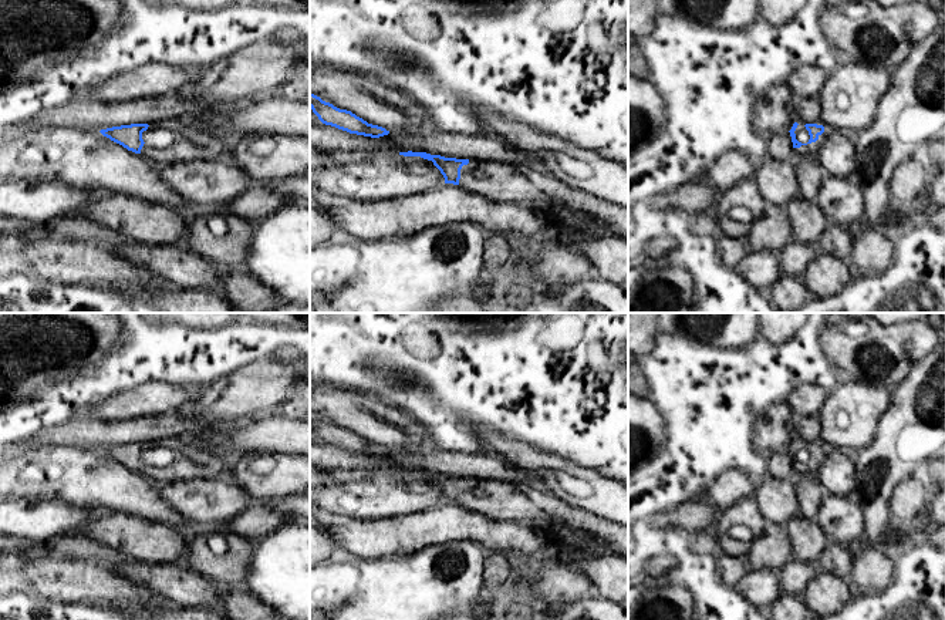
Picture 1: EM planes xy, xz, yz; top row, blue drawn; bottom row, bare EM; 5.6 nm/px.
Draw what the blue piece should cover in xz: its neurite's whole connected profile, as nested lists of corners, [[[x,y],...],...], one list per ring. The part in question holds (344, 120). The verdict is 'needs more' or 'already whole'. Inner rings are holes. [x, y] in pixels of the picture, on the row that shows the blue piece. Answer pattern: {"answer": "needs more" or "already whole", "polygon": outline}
{"answer": "already whole", "polygon": [[[310,94],[310,108],[323,124],[335,127],[350,134],[371,138],[379,138],[389,134],[389,131],[387,131],[385,128],[368,124],[351,111],[340,109],[333,104],[323,101],[314,94]]]}

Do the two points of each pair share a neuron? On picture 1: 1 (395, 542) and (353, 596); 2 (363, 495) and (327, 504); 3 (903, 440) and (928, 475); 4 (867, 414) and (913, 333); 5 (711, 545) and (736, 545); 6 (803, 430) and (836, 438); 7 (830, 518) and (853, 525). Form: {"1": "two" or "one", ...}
{"1": "two", "2": "one", "3": "two", "4": "two", "5": "two", "6": "two", "7": "one"}

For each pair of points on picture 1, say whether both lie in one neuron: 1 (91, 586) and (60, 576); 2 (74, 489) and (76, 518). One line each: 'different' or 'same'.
1: same
2: different

